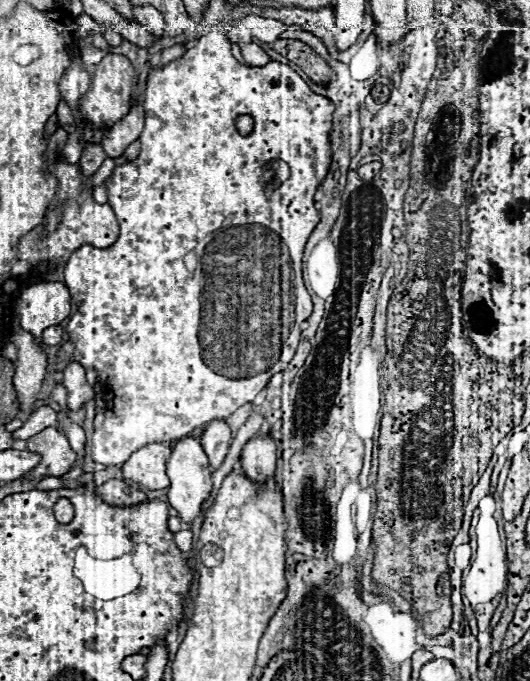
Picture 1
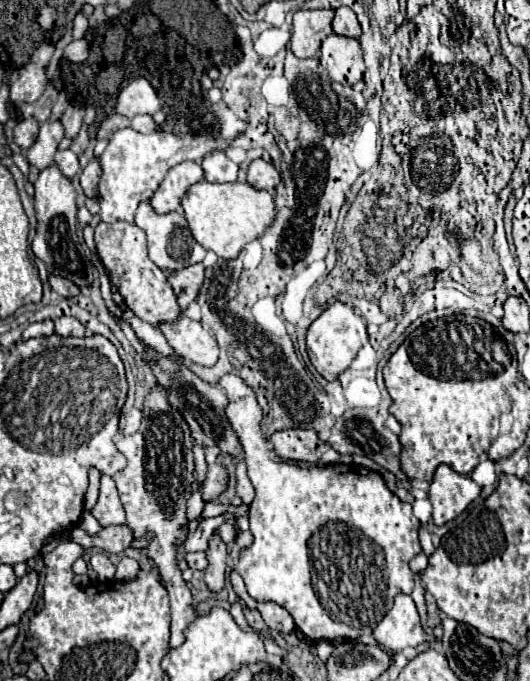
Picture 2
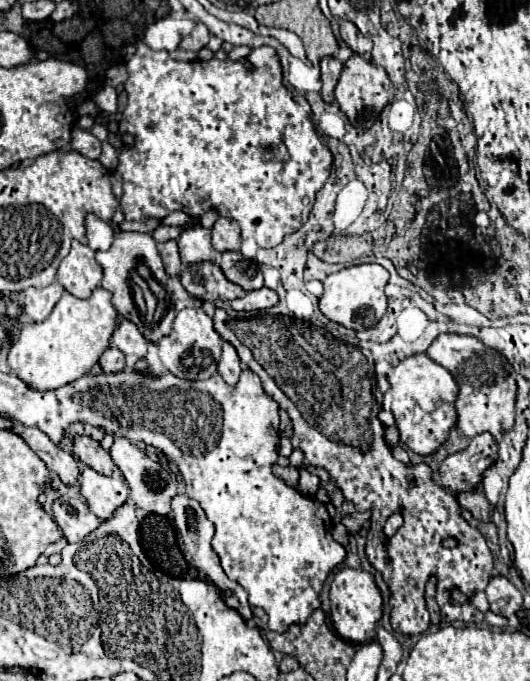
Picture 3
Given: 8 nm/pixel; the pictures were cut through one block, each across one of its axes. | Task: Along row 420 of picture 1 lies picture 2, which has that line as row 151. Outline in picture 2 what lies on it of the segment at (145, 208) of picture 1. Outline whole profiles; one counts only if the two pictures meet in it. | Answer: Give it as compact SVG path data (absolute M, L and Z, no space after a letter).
M176 120L174 132L156 132L156 134L136 134L132 128L118 130L110 136L106 150L98 156L102 166L102 176L98 184L98 200L100 200L100 218L102 222L116 220L134 220L134 212L140 200L148 200L160 180L164 180L168 168L184 162L184 160L202 160L212 150L226 150L226 146L218 146L218 140L208 134L190 134L186 120Z

